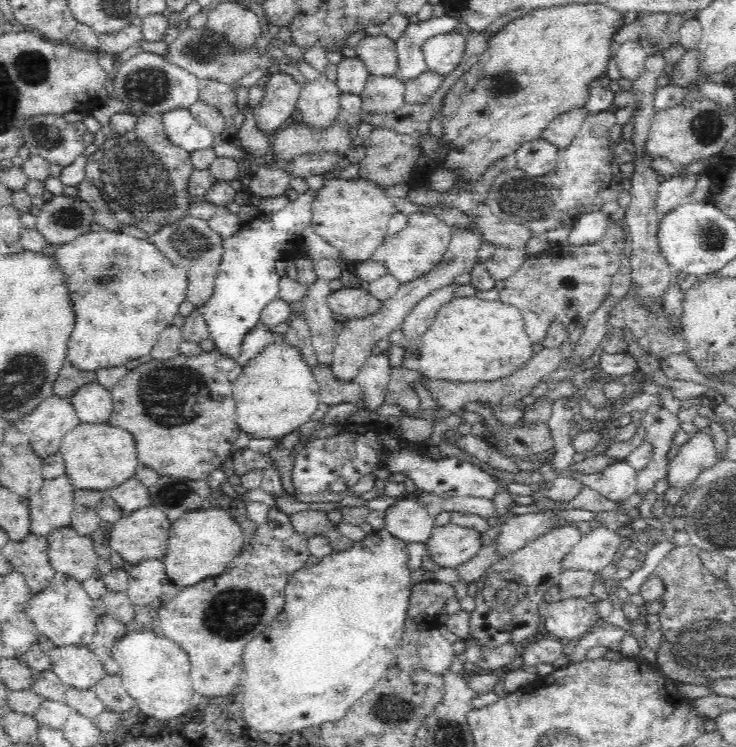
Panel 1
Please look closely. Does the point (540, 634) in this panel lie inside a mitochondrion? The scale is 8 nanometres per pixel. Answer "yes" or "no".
no

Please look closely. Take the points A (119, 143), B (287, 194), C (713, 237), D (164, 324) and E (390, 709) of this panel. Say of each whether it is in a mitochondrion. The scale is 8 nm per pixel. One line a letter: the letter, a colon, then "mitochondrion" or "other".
A: mitochondrion
B: other
C: mitochondrion
D: other
E: mitochondrion

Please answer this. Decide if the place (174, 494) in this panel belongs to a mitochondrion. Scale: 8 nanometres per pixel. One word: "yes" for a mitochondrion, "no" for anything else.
yes

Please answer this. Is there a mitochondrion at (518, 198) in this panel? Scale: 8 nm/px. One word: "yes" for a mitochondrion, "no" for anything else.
yes

